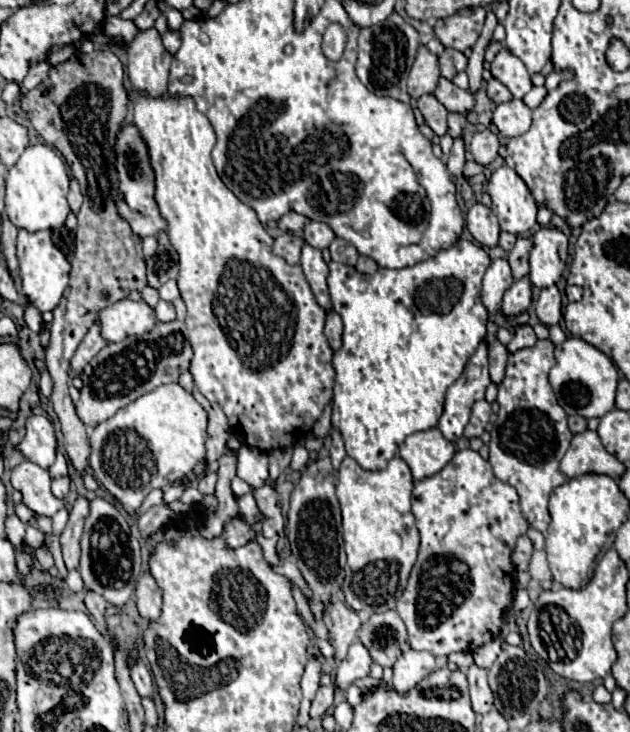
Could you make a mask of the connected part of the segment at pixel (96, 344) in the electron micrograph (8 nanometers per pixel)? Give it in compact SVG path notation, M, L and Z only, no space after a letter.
M96 320L96 322L90 326L88 334L84 336L84 340L78 344L78 350L74 352L74 356L72 356L72 360L70 360L70 368L72 368L76 374L80 374L82 368L84 368L104 346L108 346L108 342L102 338L98 320Z

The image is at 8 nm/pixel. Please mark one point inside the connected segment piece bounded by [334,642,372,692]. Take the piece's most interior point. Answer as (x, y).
(356, 665)

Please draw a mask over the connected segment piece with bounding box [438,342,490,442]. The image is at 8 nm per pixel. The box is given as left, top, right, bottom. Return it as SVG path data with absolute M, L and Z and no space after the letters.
M482 342L474 352L474 358L466 364L462 376L448 388L444 400L444 412L438 420L438 430L446 440L456 442L462 436L470 418L470 408L476 400L484 398L484 390L490 384L488 376L488 348Z

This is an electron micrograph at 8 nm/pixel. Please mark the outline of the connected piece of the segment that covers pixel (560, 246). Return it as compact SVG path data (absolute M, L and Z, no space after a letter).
M544 226L532 234L532 240L528 278L536 288L548 288L560 280L566 268L568 238L560 230Z

